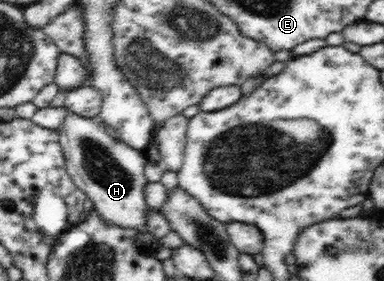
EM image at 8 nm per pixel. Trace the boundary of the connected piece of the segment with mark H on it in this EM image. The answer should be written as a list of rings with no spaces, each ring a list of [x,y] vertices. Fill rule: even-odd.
[[[68,109],[57,131],[67,173],[93,202],[97,214],[109,224],[146,232],[146,210],[149,208],[144,201],[144,186],[149,182],[144,175],[146,154],[116,141],[108,135],[107,126],[100,126],[94,118],[84,118]]]

